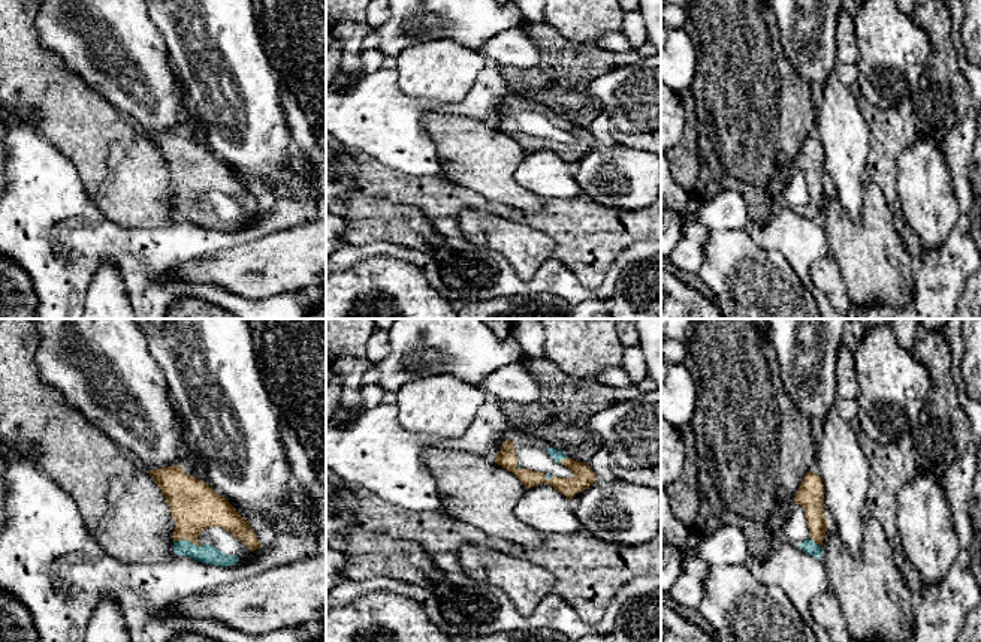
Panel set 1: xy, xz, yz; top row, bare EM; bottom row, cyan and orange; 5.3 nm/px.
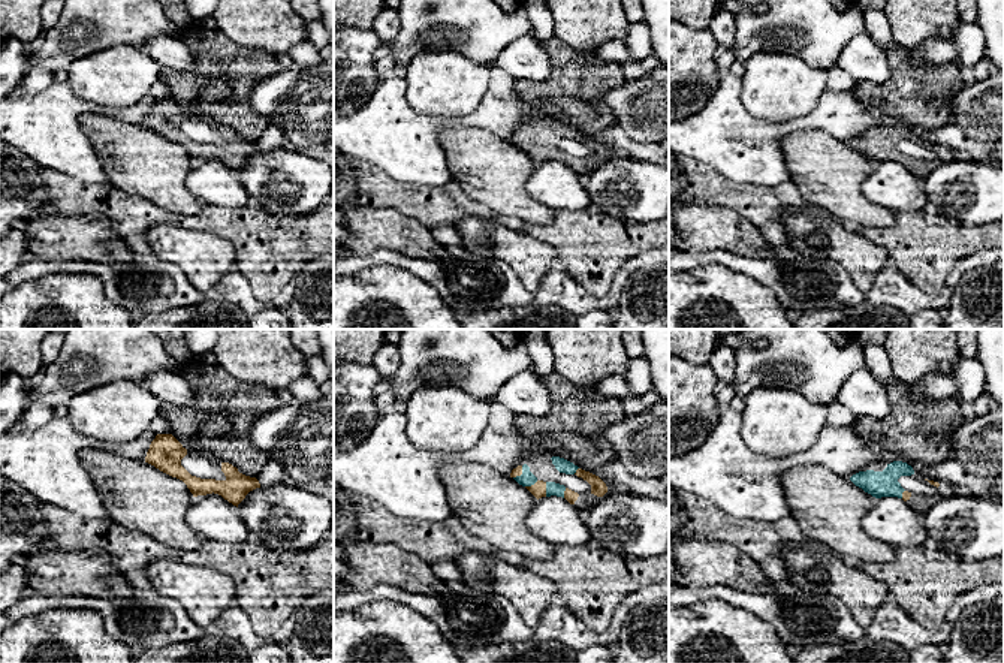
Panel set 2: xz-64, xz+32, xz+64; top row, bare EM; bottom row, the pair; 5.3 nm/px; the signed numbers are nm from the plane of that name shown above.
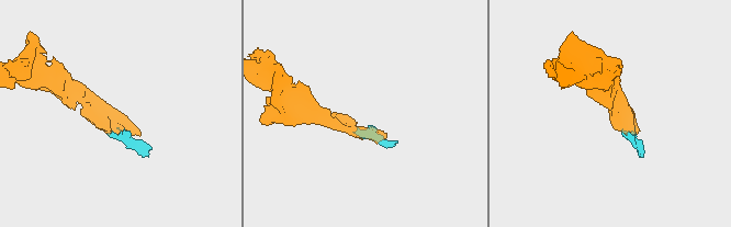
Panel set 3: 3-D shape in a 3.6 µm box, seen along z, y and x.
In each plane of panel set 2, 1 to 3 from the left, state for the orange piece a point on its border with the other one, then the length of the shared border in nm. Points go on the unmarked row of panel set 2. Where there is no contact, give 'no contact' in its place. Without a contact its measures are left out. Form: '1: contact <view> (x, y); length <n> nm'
1: no contact
2: contact xz+32 (546, 154); length 80 nm
3: contact xz+64 (901, 159); length 50 nm

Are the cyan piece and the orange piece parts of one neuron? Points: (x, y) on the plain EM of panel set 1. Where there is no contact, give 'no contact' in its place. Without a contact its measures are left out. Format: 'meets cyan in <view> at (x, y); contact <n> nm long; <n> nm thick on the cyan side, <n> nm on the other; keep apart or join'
meets cyan in xy at (186, 205); contact 150 nm long; 100 nm thick on the cyan side, 280 nm on the other; join

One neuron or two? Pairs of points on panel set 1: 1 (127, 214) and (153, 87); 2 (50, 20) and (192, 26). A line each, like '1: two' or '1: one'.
1: two
2: two

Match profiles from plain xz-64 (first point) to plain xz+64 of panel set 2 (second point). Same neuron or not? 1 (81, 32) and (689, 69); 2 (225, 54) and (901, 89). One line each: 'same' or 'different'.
1: different
2: same

